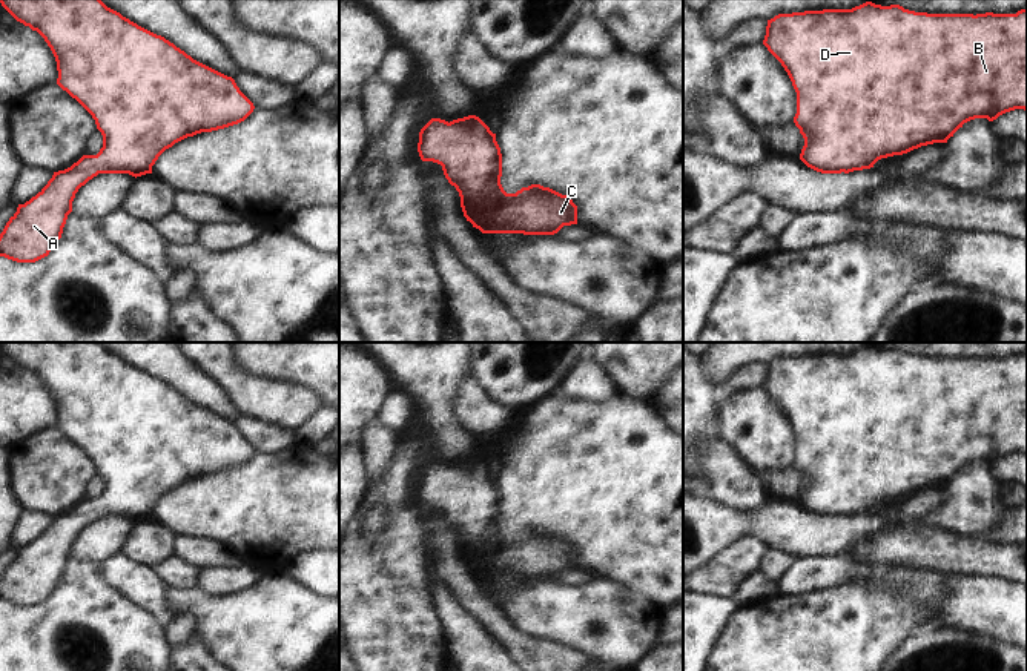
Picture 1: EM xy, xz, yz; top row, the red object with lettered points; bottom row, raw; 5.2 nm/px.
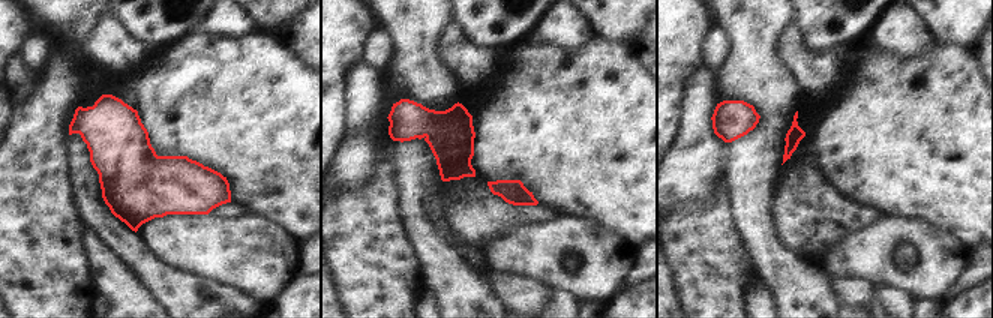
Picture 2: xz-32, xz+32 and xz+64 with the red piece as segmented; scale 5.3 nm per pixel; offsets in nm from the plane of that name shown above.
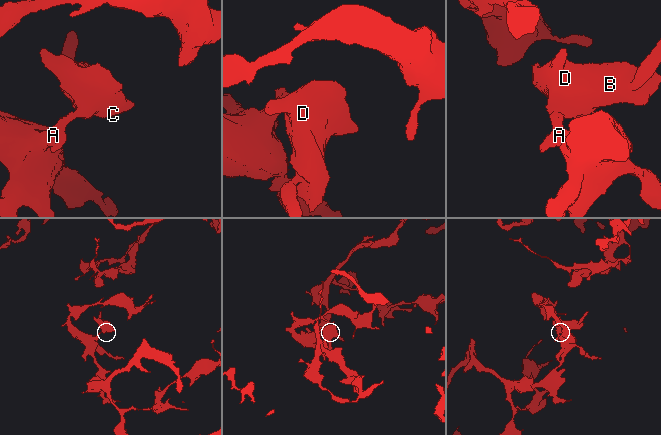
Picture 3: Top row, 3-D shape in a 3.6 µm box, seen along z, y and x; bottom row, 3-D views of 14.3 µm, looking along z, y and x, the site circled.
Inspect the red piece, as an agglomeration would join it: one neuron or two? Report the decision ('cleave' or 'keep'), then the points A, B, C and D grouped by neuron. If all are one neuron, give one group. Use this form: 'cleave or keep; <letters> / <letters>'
keep; A B C D

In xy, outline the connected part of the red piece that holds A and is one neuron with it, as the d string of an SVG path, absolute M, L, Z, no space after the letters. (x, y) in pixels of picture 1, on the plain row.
M0 342L0 347L45 382L57 405L57 428L92 459L103 479L97 499L83 499L71 511L54 516L35 540L18 548L0 577L0 600L17 607L48 600L61 582L75 537L89 524L98 517L135 522L152 517L158 501L175 487L238 468L255 453L232 421L193 404L100 342Z

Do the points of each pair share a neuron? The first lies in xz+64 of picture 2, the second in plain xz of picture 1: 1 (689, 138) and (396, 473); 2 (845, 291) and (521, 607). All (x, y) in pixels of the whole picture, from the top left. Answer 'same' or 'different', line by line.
1: different
2: different

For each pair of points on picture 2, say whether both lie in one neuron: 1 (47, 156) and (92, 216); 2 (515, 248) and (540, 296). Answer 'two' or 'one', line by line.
1: two
2: two

